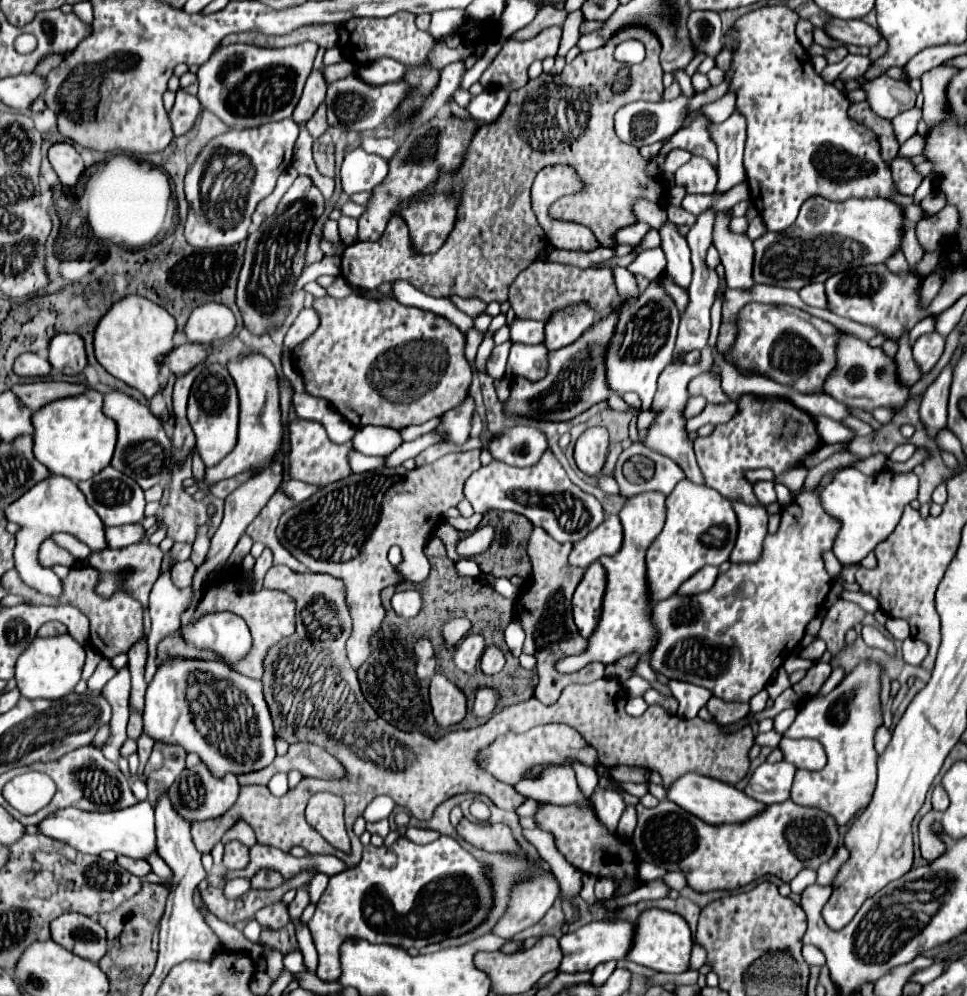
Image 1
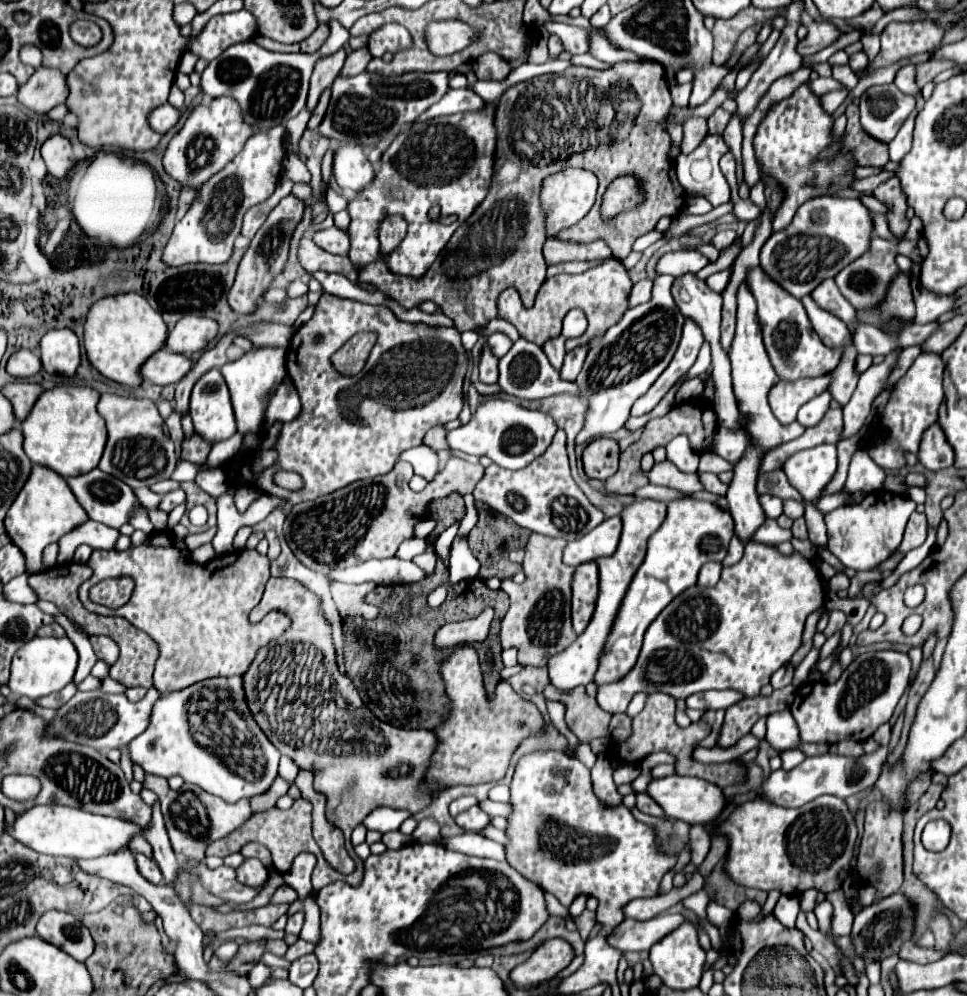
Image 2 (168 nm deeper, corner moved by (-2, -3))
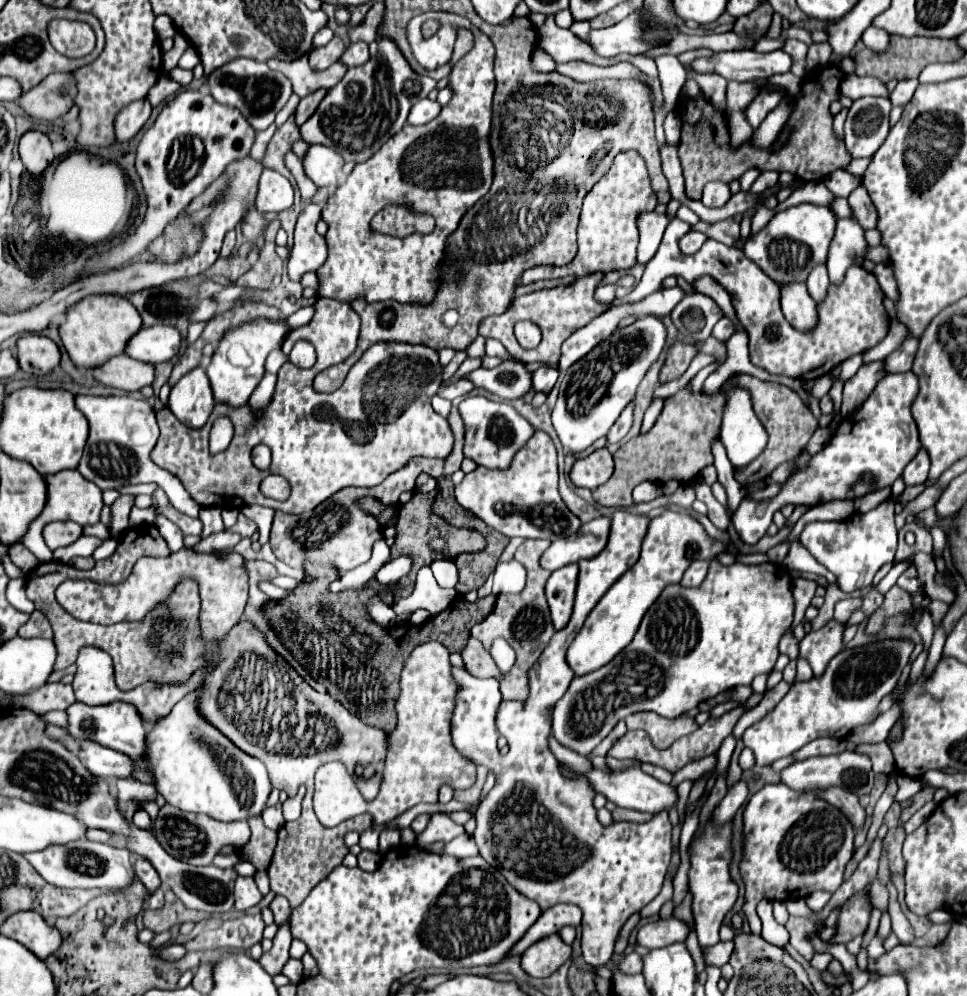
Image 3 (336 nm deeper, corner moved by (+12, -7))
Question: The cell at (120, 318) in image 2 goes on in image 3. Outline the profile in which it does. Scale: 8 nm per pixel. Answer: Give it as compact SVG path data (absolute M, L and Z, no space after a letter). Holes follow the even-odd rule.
M88 296L66 312L66 322L60 326L60 338L76 368L90 372L108 362L112 356L124 354L128 340L142 328L140 314L124 296Z

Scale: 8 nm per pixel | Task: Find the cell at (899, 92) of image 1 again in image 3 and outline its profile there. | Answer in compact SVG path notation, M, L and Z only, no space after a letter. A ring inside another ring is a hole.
M864 96L854 100L844 124L844 142L854 158L872 156L890 132L890 98Z

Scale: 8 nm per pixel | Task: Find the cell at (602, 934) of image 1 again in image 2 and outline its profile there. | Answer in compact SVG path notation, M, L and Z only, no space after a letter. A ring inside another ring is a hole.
M660 914L646 922L626 918L614 930L614 936L610 936L610 944L614 944L614 948L622 952L630 950L648 952L656 942L660 942L664 936L674 932L682 922L684 918L680 914Z

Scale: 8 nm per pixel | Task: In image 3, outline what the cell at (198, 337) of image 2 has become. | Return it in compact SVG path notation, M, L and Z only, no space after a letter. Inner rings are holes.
M156 324L150 328L142 328L136 336L132 336L126 346L126 354L140 362L160 364L174 358L180 352L180 344L182 336L176 328Z

